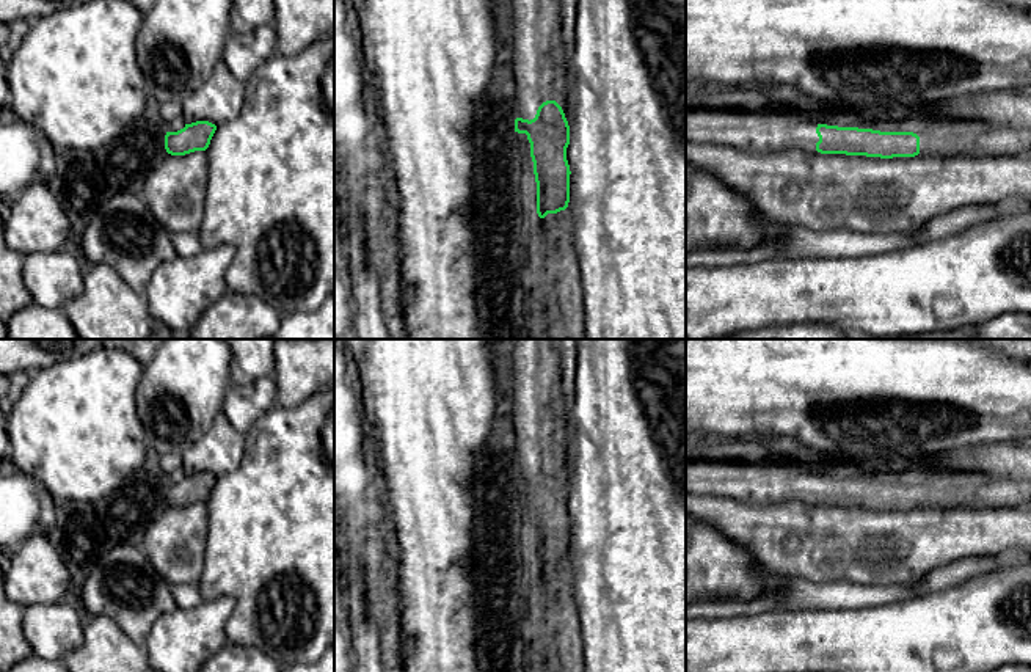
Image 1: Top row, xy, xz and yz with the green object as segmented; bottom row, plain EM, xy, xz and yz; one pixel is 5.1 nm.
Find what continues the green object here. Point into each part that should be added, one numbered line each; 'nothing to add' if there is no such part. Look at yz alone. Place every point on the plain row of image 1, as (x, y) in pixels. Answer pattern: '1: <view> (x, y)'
1: yz (750, 484)
2: yz (976, 490)

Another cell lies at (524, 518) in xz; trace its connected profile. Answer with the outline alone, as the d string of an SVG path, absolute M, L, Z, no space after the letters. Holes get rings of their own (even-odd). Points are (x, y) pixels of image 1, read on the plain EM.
M515 484L513 498L516 506L516 534L524 567L519 614L524 615L527 612L529 593L540 581L540 568L537 565L537 534L527 487Z

